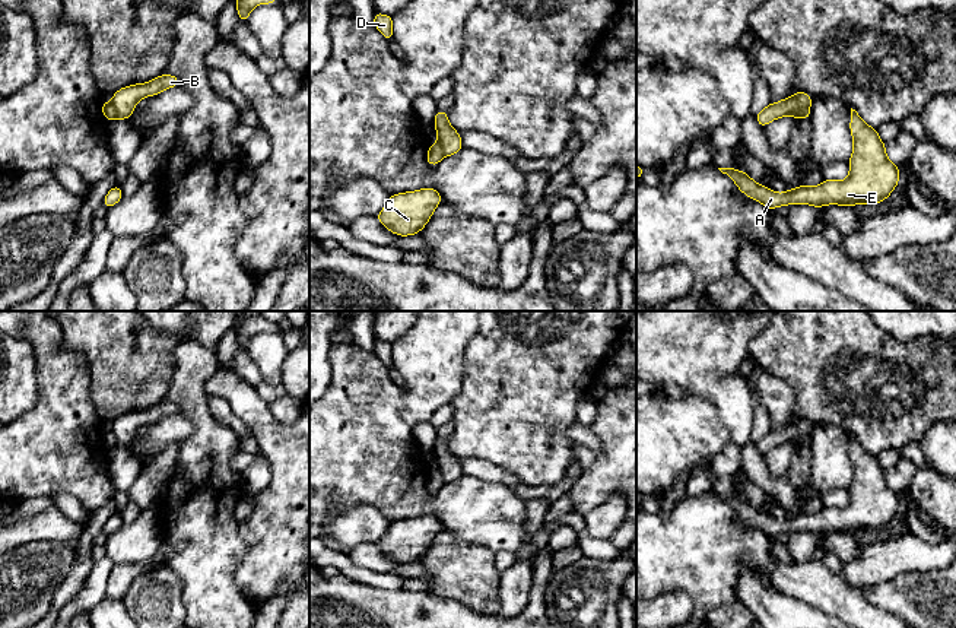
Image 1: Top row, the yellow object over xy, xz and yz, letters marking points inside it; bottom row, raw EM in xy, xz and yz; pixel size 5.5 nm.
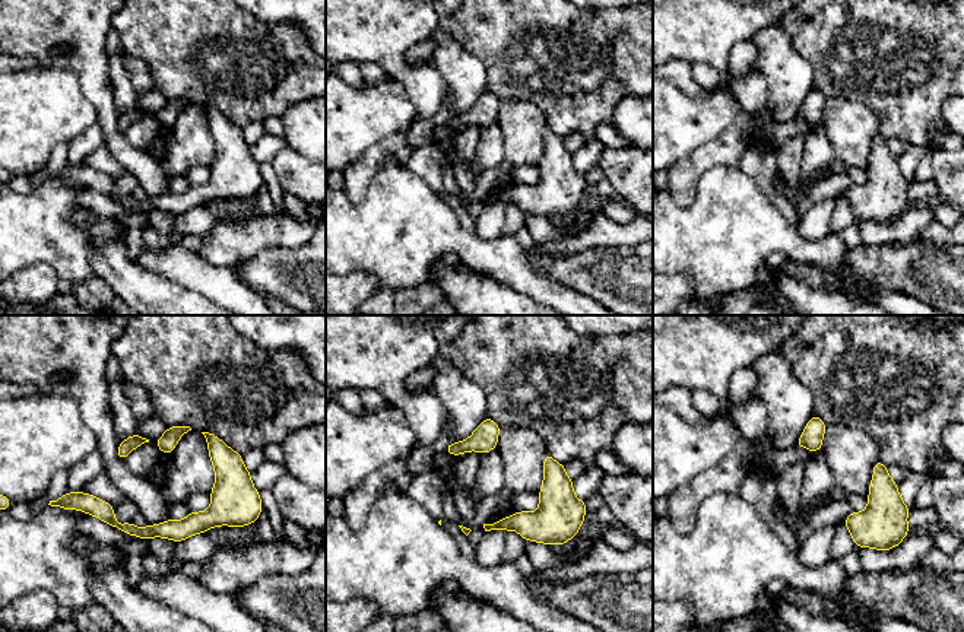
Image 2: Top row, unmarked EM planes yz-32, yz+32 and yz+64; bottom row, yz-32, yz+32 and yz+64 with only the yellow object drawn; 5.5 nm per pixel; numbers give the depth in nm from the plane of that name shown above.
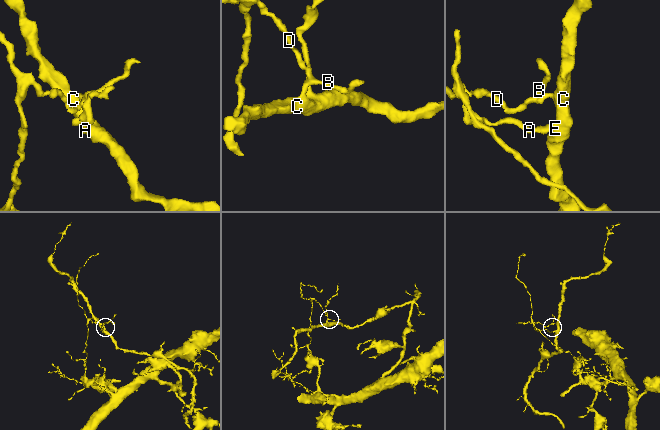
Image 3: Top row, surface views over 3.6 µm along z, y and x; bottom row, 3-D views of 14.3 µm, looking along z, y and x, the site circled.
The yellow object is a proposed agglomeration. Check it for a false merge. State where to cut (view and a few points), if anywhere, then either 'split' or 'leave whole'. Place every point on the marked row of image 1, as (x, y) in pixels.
cut in xy along (110, 102), (117, 117); split

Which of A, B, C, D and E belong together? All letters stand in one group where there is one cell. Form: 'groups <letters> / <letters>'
groups A C E / B D

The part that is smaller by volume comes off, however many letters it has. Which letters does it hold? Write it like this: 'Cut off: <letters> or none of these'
Cut off: A, C, E

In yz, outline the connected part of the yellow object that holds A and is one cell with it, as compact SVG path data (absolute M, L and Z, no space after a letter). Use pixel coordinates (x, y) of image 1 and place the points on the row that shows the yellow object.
M852 108L849 130L854 149L848 161L849 175L844 181L825 180L816 187L803 184L785 193L775 193L743 171L718 169L730 177L743 194L772 210L784 204L812 204L816 209L828 204L849 207L858 203L877 204L896 188L899 166L887 159L886 145L880 140L879 131L866 124Z

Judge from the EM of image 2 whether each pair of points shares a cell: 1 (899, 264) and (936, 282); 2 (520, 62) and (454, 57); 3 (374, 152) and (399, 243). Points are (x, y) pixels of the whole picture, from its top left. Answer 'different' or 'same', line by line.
1: same
2: different
3: different

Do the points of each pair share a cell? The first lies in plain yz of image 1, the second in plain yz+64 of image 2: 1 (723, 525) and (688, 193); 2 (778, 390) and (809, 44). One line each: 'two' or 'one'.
1: two
2: two

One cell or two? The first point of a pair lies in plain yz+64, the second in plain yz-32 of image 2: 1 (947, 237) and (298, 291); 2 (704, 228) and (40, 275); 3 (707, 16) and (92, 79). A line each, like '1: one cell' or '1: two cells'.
1: two cells
2: two cells
3: one cell

